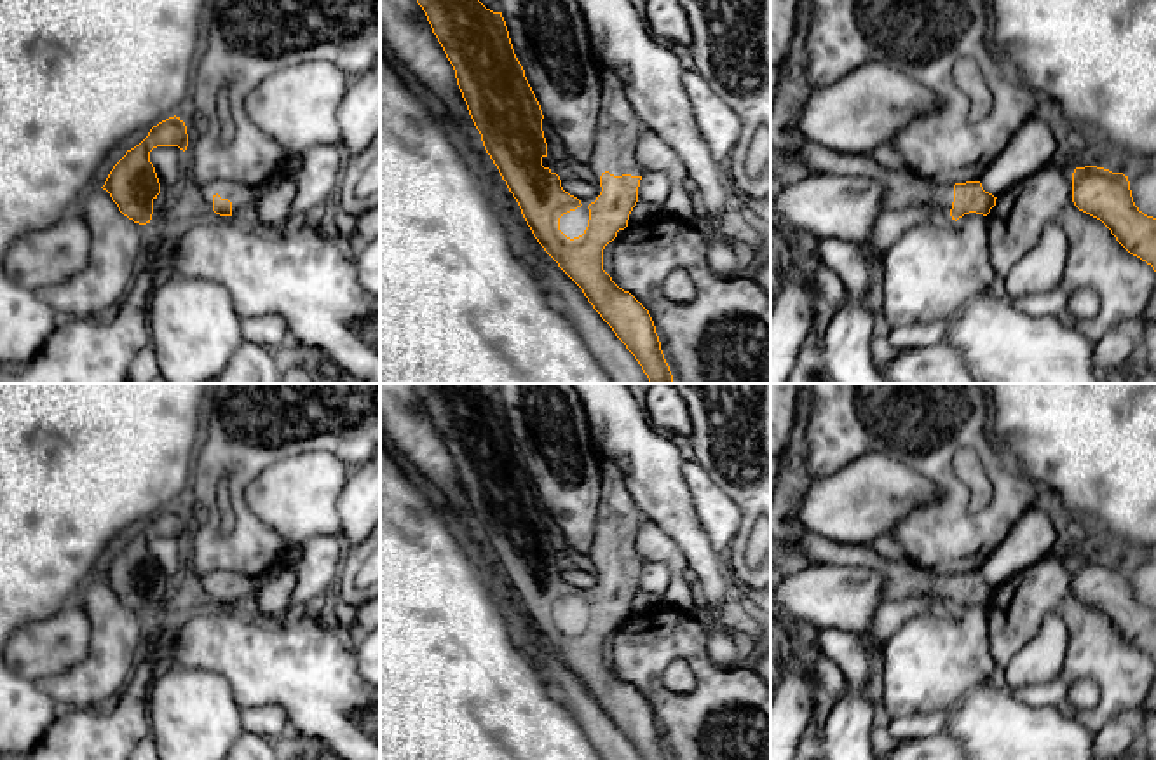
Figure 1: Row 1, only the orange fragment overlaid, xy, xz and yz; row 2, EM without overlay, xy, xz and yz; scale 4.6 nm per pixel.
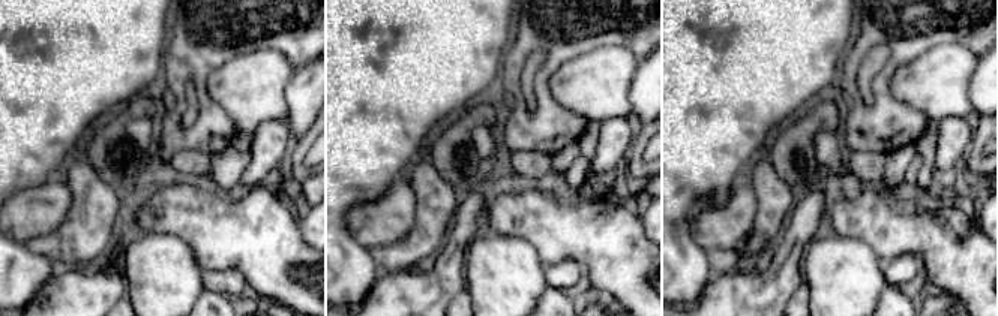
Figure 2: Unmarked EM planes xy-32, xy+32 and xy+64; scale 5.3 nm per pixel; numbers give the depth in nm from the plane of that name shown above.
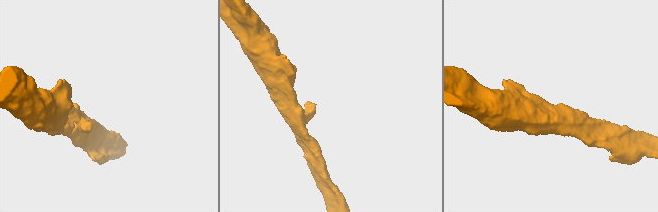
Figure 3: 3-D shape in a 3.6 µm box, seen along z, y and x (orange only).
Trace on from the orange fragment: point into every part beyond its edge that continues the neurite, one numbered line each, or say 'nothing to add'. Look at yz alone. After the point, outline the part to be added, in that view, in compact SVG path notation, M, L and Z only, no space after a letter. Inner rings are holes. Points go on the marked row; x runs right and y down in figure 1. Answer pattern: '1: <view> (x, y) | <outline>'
1: yz (900, 189) | M804 141L793 155L785 155L779 160L783 159L804 164L813 174L874 178L884 187L884 209L894 211L914 204L933 204L943 216L950 216L954 185L933 183L917 174L881 167L870 155L851 157L832 152L818 143Z

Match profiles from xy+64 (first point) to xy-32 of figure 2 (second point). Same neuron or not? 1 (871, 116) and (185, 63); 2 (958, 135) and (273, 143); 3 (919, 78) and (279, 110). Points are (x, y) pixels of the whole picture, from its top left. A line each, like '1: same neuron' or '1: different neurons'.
1: same neuron
2: same neuron
3: same neuron

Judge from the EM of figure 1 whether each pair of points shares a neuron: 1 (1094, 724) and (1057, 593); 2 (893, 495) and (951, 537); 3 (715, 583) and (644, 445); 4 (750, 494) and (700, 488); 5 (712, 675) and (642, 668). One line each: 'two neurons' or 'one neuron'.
1: one neuron
2: two neurons
3: one neuron
4: two neurons
5: one neuron

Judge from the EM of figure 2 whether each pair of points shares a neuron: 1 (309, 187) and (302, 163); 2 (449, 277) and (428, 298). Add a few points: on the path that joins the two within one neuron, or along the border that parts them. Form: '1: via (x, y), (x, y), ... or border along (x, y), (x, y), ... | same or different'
1: border along (309, 177), (302, 183) | different
2: via (444, 282), (432, 294) | same

